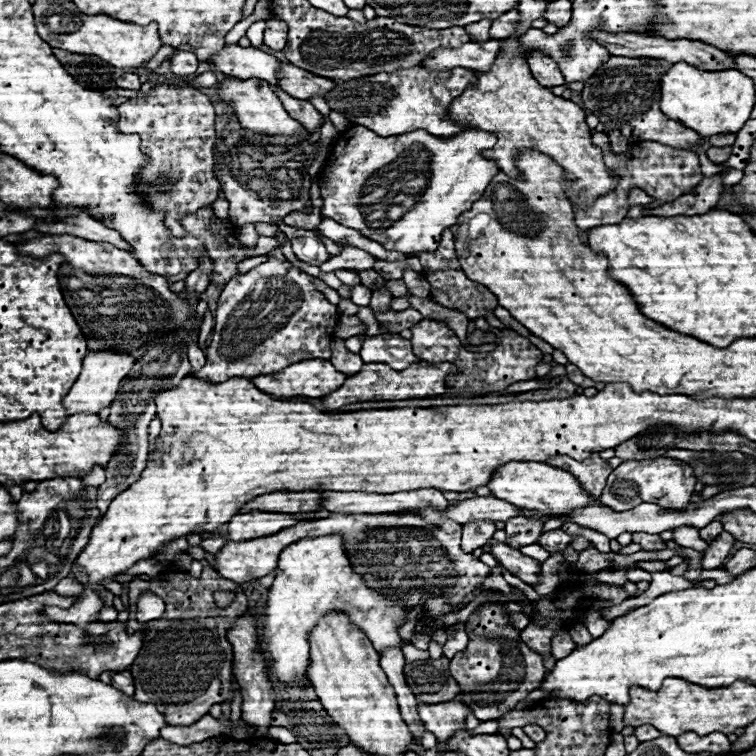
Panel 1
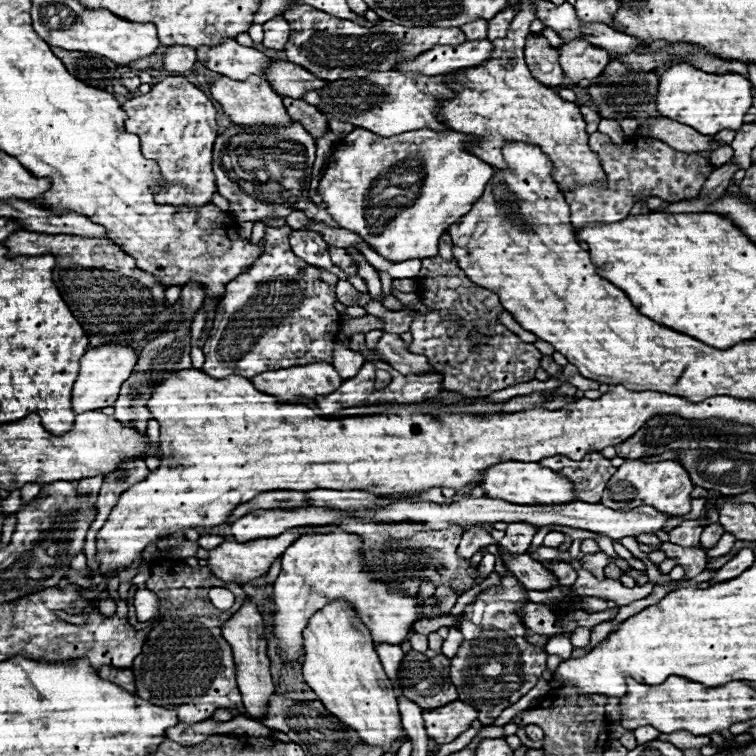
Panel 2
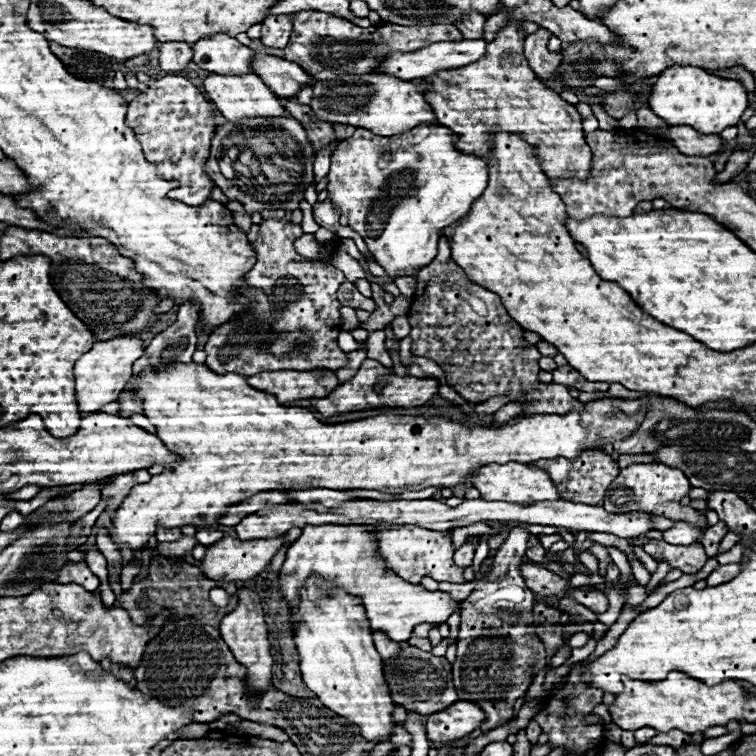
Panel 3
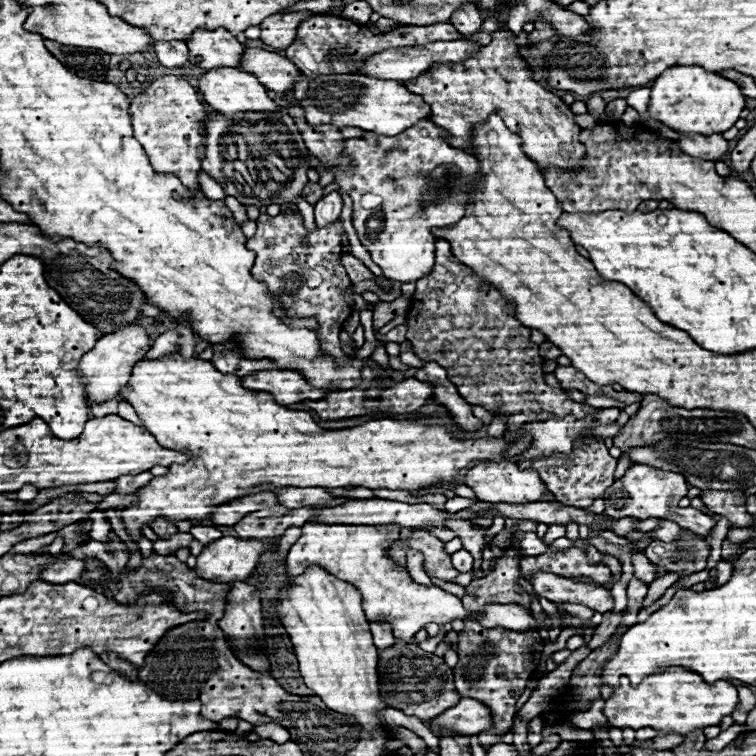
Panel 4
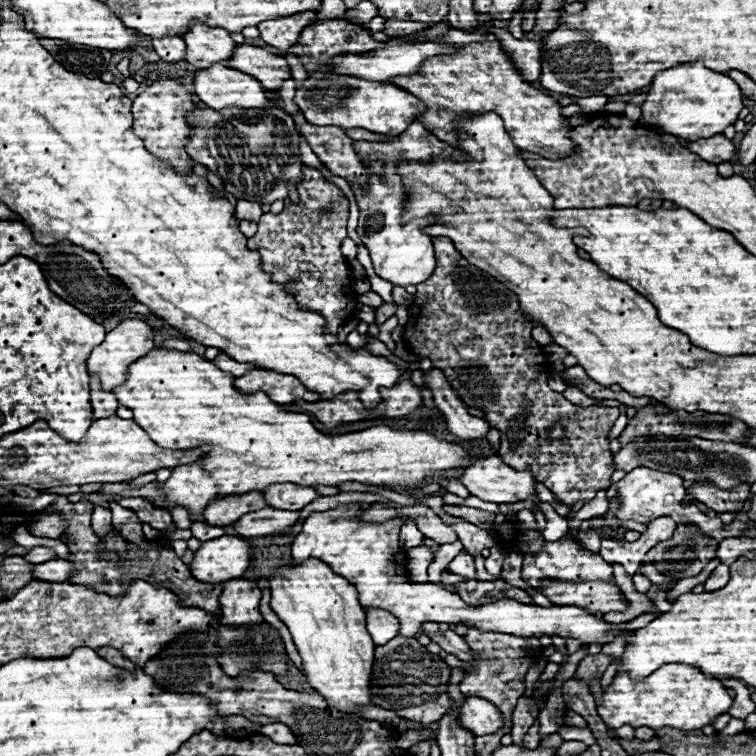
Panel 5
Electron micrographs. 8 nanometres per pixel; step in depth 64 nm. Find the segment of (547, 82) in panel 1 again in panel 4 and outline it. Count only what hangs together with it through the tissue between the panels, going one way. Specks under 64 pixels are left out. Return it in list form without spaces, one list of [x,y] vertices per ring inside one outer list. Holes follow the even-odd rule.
[[[536,20],[536,22],[534,22],[534,26],[536,26],[536,28],[528,34],[528,42],[530,42],[530,44],[550,40],[550,38],[556,34],[556,30],[552,28],[552,24],[550,24],[550,22],[546,22],[546,20]]]

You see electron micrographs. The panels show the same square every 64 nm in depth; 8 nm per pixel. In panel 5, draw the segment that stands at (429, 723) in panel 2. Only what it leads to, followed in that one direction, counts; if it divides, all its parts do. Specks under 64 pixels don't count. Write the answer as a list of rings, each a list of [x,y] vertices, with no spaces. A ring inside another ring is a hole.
[[[466,698],[466,702],[460,708],[458,714],[458,722],[474,732],[476,736],[484,736],[484,734],[494,734],[504,726],[504,718],[502,712],[488,700],[482,698]]]

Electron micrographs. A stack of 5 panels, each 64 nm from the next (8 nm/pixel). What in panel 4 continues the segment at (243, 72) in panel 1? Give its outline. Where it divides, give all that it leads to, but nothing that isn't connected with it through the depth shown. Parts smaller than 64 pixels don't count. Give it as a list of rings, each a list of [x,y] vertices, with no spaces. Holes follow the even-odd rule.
[[[198,28],[186,42],[190,48],[190,62],[198,68],[240,68],[244,44],[224,28],[216,28],[214,32]]]

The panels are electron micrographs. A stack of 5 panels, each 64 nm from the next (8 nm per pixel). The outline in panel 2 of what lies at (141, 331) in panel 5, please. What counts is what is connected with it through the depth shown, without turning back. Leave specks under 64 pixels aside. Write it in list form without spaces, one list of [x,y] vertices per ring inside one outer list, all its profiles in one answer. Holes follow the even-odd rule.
[[[106,344],[104,348],[90,348],[80,358],[80,372],[72,390],[72,410],[80,414],[80,412],[102,410],[106,406],[112,406],[118,398],[122,382],[132,374],[136,360],[138,354],[128,344]]]

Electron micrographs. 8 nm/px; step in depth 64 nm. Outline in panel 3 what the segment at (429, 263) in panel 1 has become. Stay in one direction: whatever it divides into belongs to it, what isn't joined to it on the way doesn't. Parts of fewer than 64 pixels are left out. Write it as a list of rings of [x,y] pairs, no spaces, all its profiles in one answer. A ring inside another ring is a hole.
[[[444,236],[440,238],[438,256],[416,274],[416,280],[418,280],[416,294],[414,294],[416,298],[412,300],[408,318],[414,318],[416,314],[424,312],[424,316],[434,316],[436,320],[410,320],[412,354],[430,358],[436,364],[440,364],[444,368],[444,372],[448,374],[446,376],[448,384],[464,400],[468,400],[472,404],[480,404],[480,402],[490,400],[492,396],[508,396],[510,402],[528,402],[528,400],[546,402],[548,410],[544,410],[544,412],[564,414],[570,410],[580,410],[580,402],[568,394],[568,388],[554,386],[554,384],[542,384],[538,380],[538,372],[540,372],[538,360],[542,358],[542,354],[538,352],[536,346],[532,346],[524,340],[524,330],[508,316],[506,308],[500,302],[500,296],[496,296],[494,292],[488,292],[486,288],[480,288],[478,284],[468,280],[466,272],[450,256],[448,238],[444,238]]]

